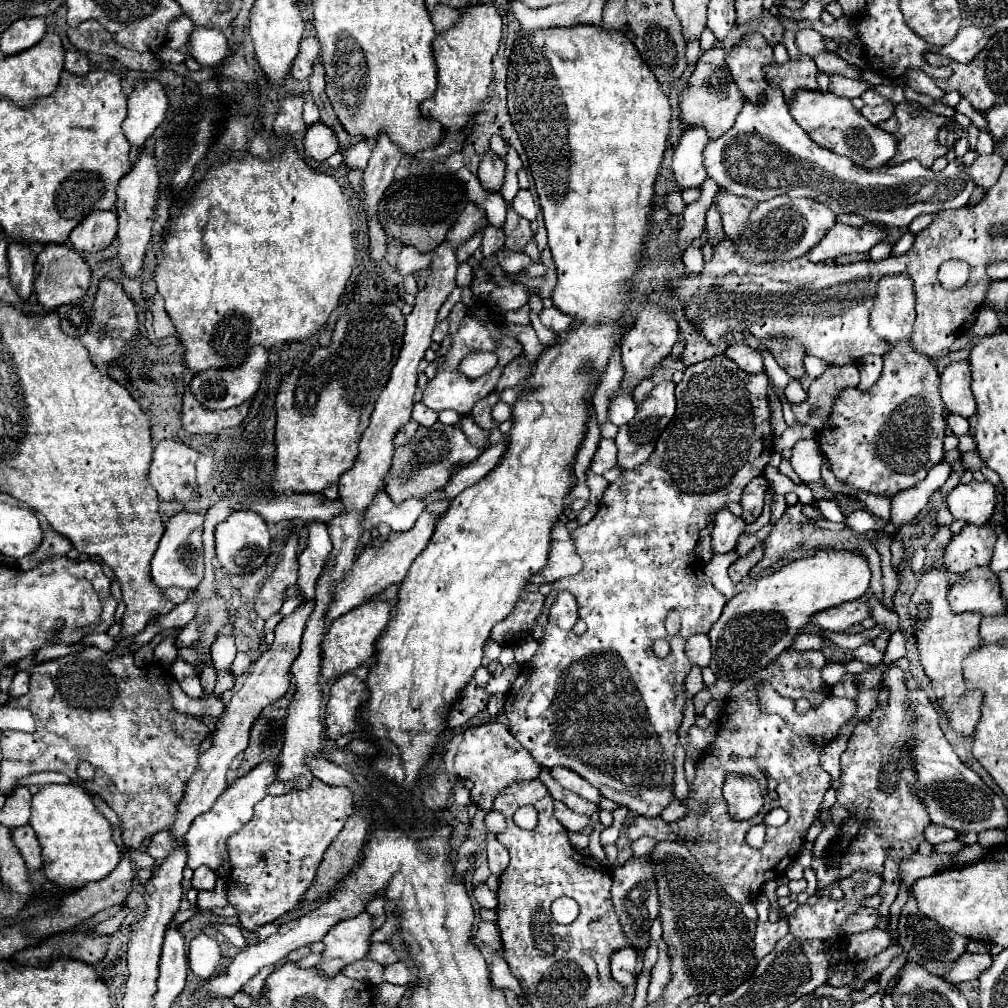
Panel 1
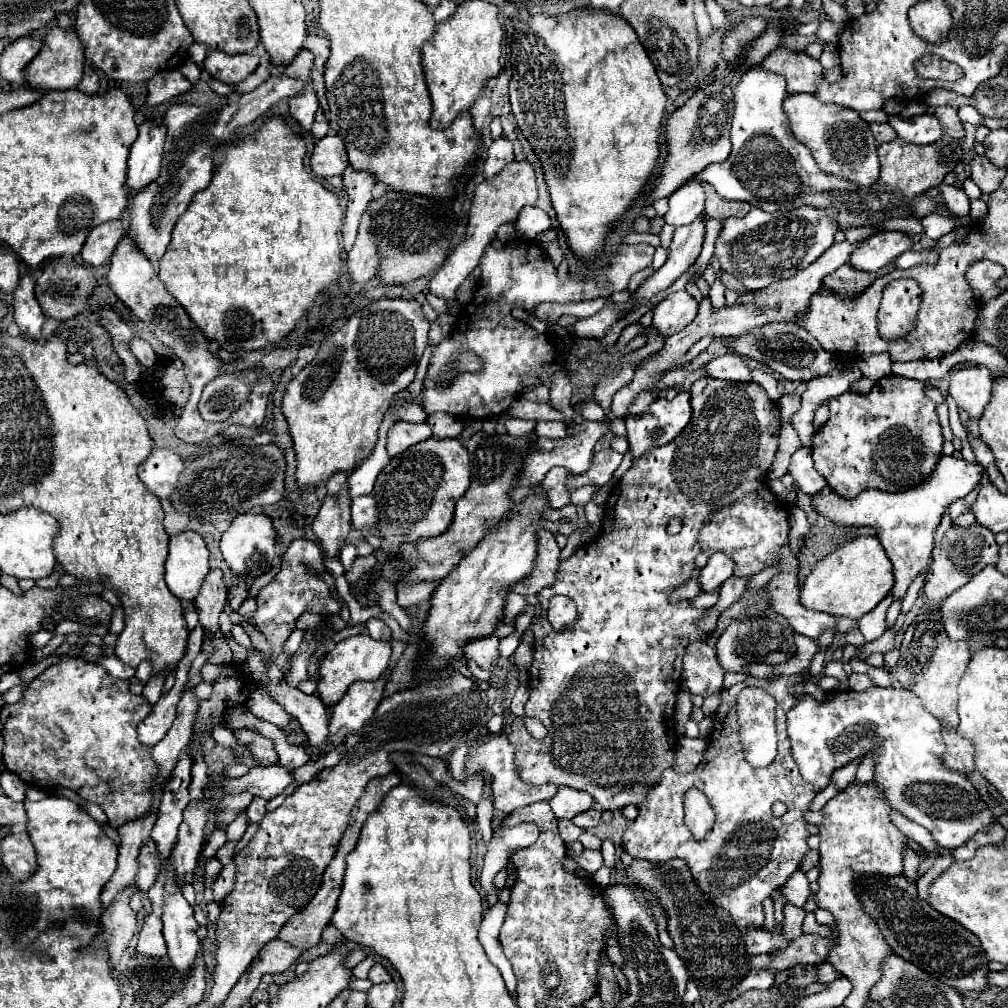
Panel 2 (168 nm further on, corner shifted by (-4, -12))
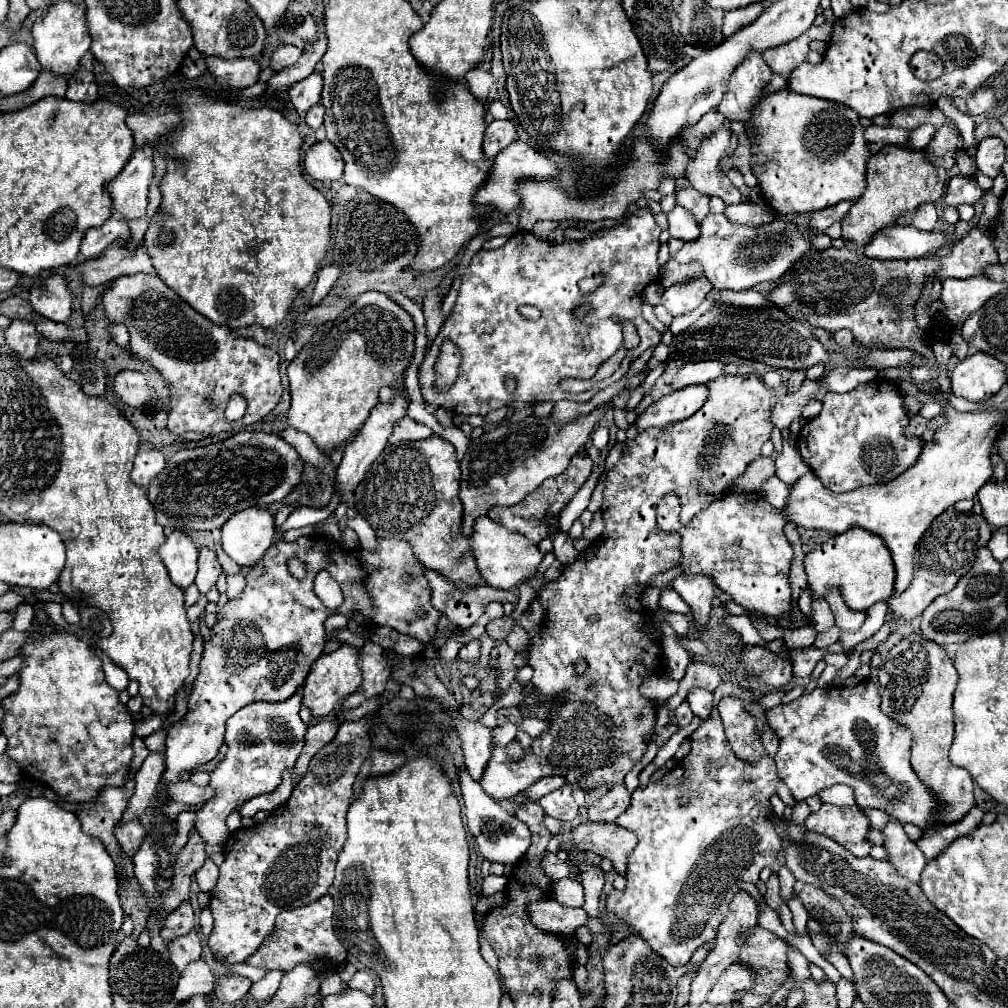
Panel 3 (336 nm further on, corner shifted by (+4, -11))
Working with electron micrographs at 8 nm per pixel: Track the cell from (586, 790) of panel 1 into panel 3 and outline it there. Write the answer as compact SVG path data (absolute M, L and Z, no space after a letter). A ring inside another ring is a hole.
M565 783L563 787L555 789L553 793L539 799L545 815L559 819L559 821L573 821L577 817L577 803L573 801L571 787Z

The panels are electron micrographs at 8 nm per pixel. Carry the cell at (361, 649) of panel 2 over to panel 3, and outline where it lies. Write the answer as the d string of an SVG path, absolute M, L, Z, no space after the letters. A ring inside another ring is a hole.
M343 643L339 649L331 651L331 653L323 653L317 663L313 663L305 683L303 683L303 705L307 705L311 709L311 715L317 719L327 717L329 713L333 713L351 693L355 693L361 685L361 671L357 667L357 659L359 659L359 649L353 645Z

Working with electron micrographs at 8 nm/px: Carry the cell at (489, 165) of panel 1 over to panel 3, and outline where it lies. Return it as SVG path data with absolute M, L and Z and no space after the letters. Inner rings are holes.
M503 119L503 121L493 121L491 125L487 125L485 131L485 141L483 141L483 151L489 159L495 159L495 155L507 147L509 143L513 143L517 139L517 131L511 119Z

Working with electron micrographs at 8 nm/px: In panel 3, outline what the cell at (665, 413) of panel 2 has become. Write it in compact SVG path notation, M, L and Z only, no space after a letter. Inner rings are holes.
M689 385L685 389L673 391L659 401L651 403L635 421L637 431L645 431L647 427L665 427L669 423L677 423L681 419L691 417L695 411L703 407L707 401L705 385Z

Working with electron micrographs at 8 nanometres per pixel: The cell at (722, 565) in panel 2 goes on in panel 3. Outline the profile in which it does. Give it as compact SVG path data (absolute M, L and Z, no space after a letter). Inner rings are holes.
M677 575L671 581L671 587L685 599L685 603L691 607L695 627L703 631L711 617L711 601L715 597L715 587L711 579L705 579L703 575Z

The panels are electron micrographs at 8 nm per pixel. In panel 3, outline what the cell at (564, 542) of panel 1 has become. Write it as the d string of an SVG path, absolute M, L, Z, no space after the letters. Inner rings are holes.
M487 515L475 519L471 549L481 577L485 579L485 583L489 583L495 589L515 589L537 571L537 565L543 559L543 553L537 549L537 545L529 543L521 533L509 531L501 523L491 521Z

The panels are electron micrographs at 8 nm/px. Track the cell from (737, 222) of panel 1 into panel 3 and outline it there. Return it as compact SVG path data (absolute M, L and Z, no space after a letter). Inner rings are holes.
M725 125L715 129L701 143L701 147L697 149L695 159L687 165L685 177L689 179L689 183L697 191L701 191L701 193L705 193L709 197L717 195L727 205L733 205L733 203L741 203L743 195L729 181L729 177L721 175L721 171L719 171L719 159L725 155L725 151L729 147L729 137L731 137L731 131Z

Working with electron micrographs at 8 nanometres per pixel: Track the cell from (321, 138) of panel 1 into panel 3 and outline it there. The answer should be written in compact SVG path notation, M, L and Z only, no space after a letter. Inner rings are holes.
M329 141L315 143L305 155L305 171L317 181L333 181L343 177L341 153Z

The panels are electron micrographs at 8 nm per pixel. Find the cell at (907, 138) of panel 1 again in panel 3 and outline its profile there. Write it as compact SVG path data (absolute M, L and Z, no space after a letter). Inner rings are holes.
M883 147L867 161L867 187L865 193L853 203L849 215L841 221L845 241L853 241L863 249L873 235L893 225L907 211L917 209L921 203L937 201L945 195L947 171L925 163L923 151L909 151L907 147Z

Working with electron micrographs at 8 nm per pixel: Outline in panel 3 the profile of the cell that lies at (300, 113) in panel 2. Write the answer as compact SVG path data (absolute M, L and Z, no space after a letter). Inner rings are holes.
M311 73L307 79L295 83L289 89L289 99L299 113L305 113L309 107L321 101L321 89L323 89L321 73Z

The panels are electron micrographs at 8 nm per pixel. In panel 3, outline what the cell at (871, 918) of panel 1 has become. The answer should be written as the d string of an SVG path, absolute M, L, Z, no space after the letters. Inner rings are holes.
M737 963L729 965L725 969L725 973L717 979L717 983L713 985L713 989L709 991L707 1001L713 1005L729 1005L729 999L735 991L747 991L753 985L753 971L749 971L747 967L741 967Z

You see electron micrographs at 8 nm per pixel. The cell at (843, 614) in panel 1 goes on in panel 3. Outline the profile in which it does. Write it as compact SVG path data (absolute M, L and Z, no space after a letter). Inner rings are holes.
M729 493L697 513L689 525L683 525L679 529L679 567L683 567L687 575L701 573L711 577L715 587L729 593L731 599L745 609L779 617L789 609L791 601L789 565L793 551L783 535L785 519L757 495L761 493Z

